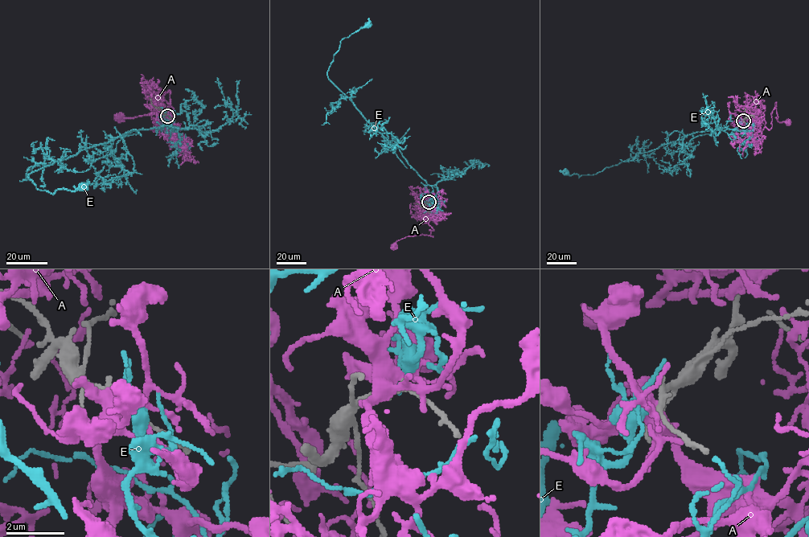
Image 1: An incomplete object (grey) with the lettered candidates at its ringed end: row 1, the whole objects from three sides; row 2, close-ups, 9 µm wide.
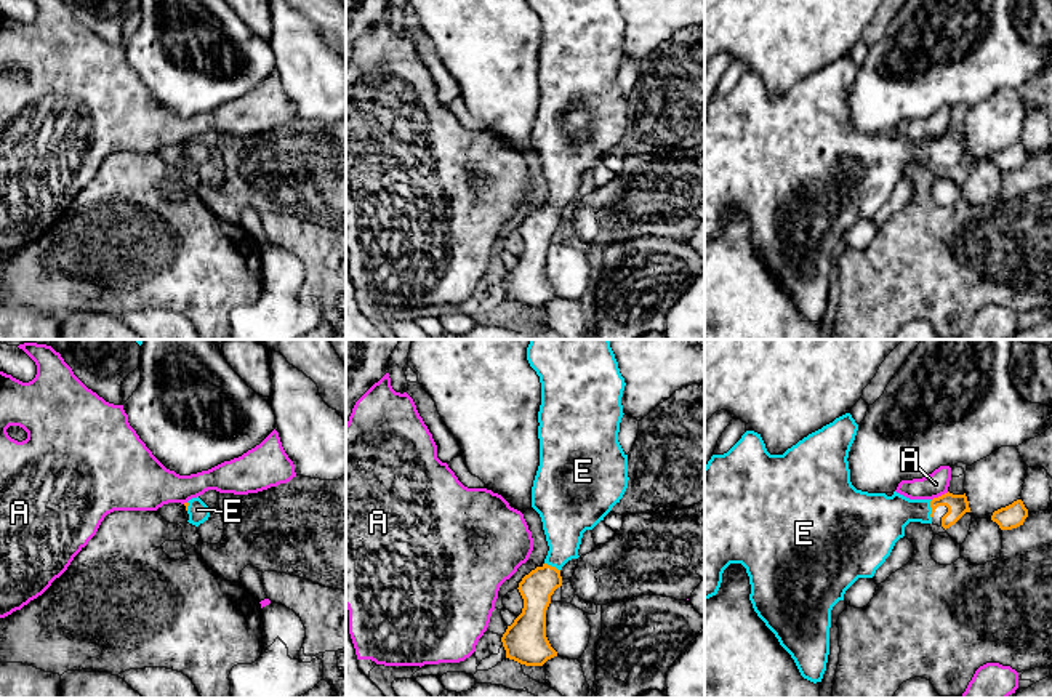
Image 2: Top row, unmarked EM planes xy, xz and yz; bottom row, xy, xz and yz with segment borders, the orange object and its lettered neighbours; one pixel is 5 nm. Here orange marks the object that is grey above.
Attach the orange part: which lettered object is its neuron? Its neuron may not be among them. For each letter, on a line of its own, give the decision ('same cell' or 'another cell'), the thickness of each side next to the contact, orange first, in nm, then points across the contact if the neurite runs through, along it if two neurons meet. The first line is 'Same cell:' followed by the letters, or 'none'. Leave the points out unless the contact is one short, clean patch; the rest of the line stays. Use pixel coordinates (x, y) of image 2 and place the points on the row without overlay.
Same cell: E
A: another cell; calibres 110 and 120 nm; border yz (948, 133), (932, 141)
E: same cell; calibres 110 and 220 nm; way yz (958, 146), (939, 143), (932, 151), (902, 151), (884, 159)

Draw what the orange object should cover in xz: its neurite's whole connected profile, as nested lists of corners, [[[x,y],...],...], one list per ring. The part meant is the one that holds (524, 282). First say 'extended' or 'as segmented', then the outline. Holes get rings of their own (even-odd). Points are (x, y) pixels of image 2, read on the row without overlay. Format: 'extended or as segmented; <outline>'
extended; [[[527,0],[541,24],[541,46],[538,53],[540,107],[532,128],[532,149],[540,155],[549,187],[541,208],[536,208],[519,224],[524,240],[522,255],[508,267],[501,279],[506,299],[525,307],[543,307],[557,298],[546,279],[546,251],[551,237],[562,227],[560,211],[578,200],[583,174],[592,171],[612,149],[620,144],[628,130],[628,96],[618,83],[620,64],[623,59],[621,38],[624,19],[620,14],[616,0]]]

